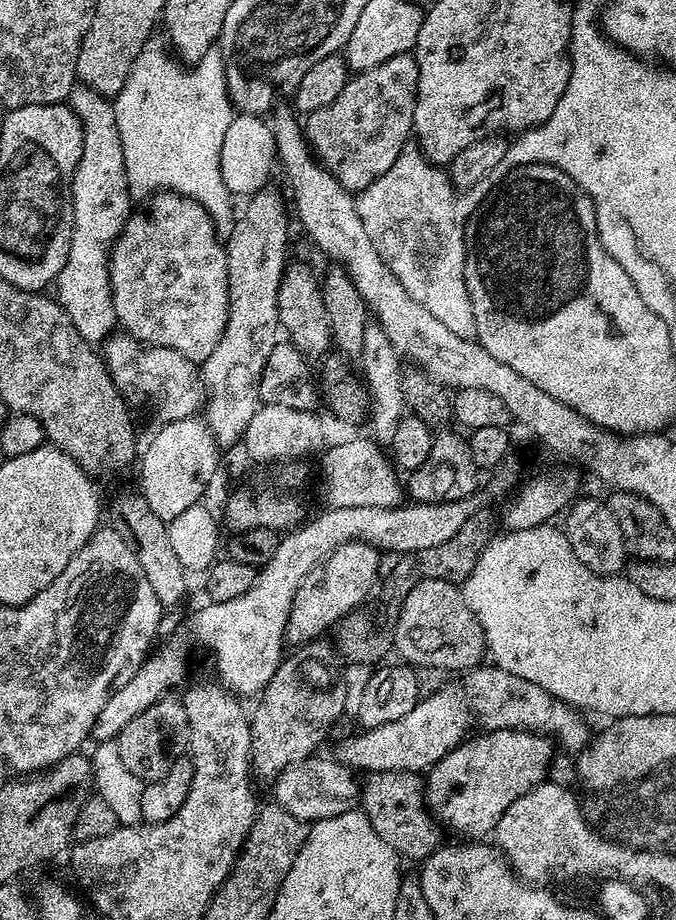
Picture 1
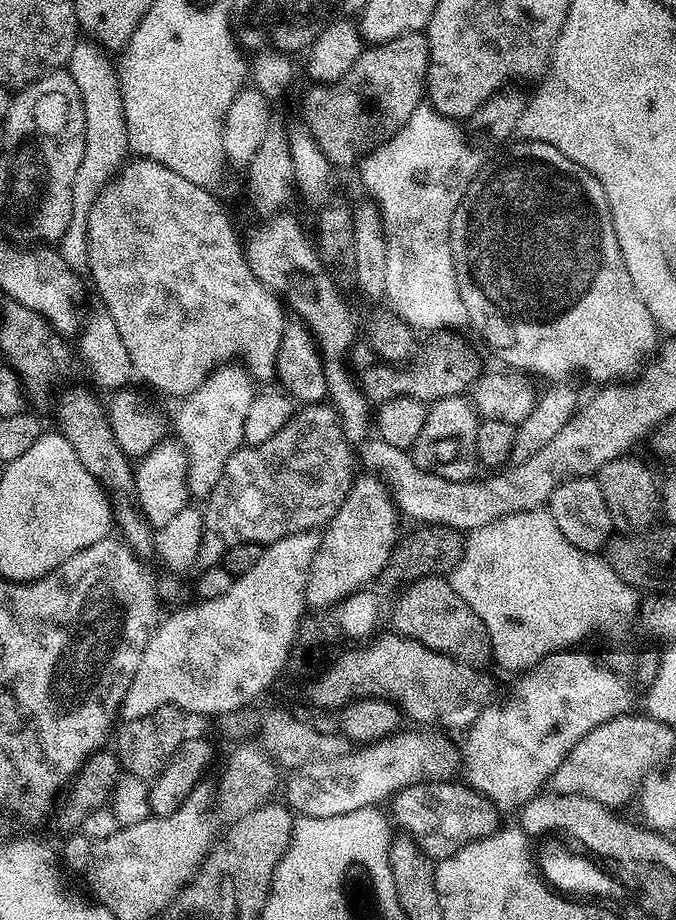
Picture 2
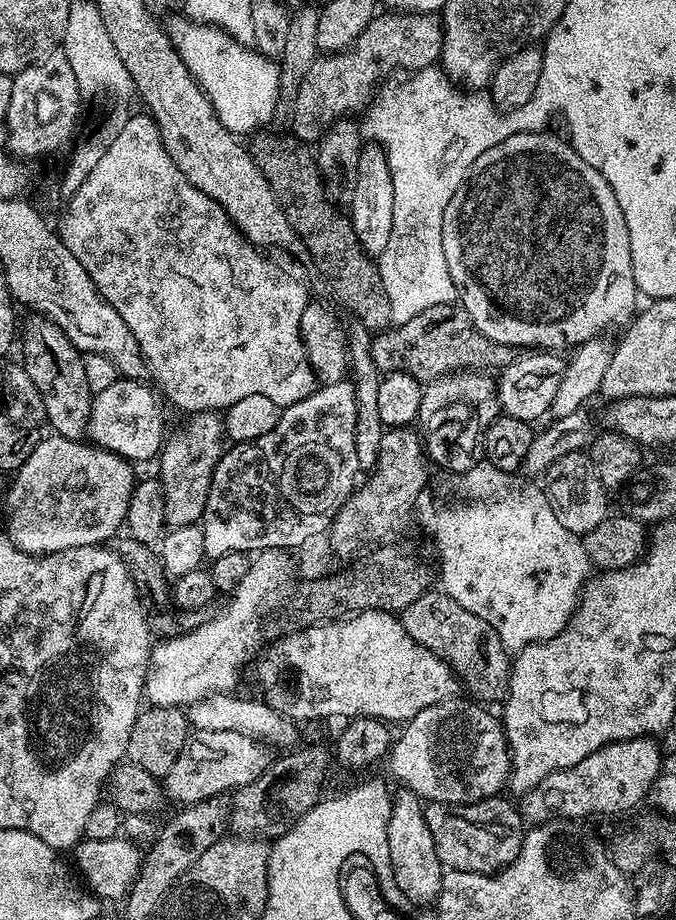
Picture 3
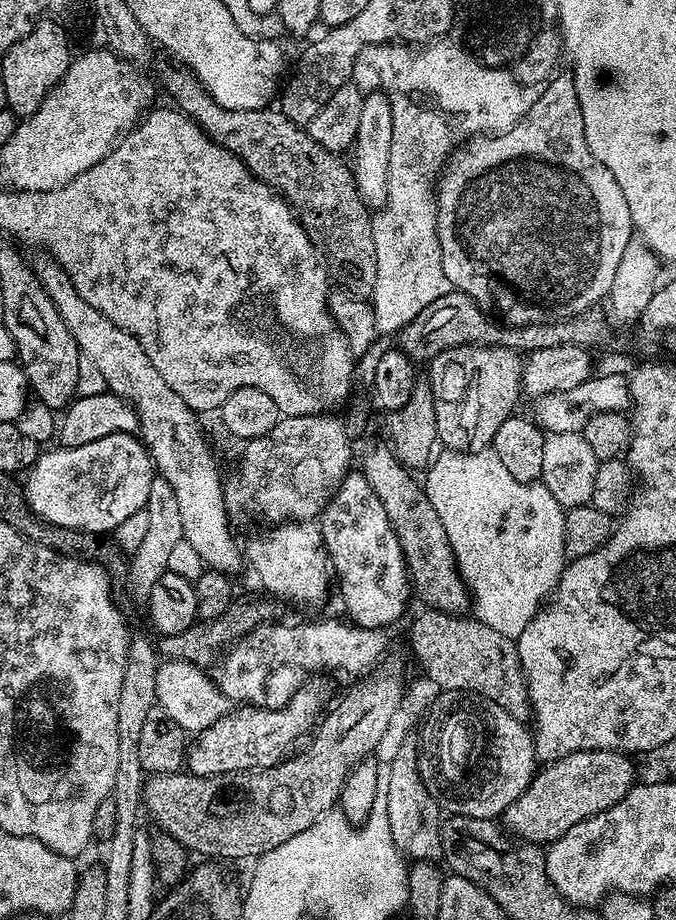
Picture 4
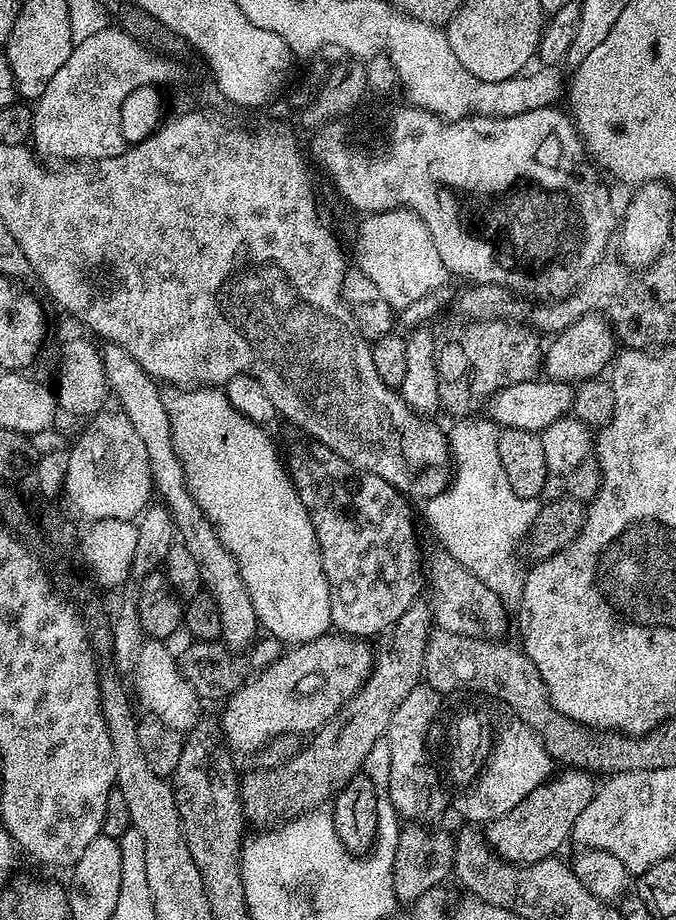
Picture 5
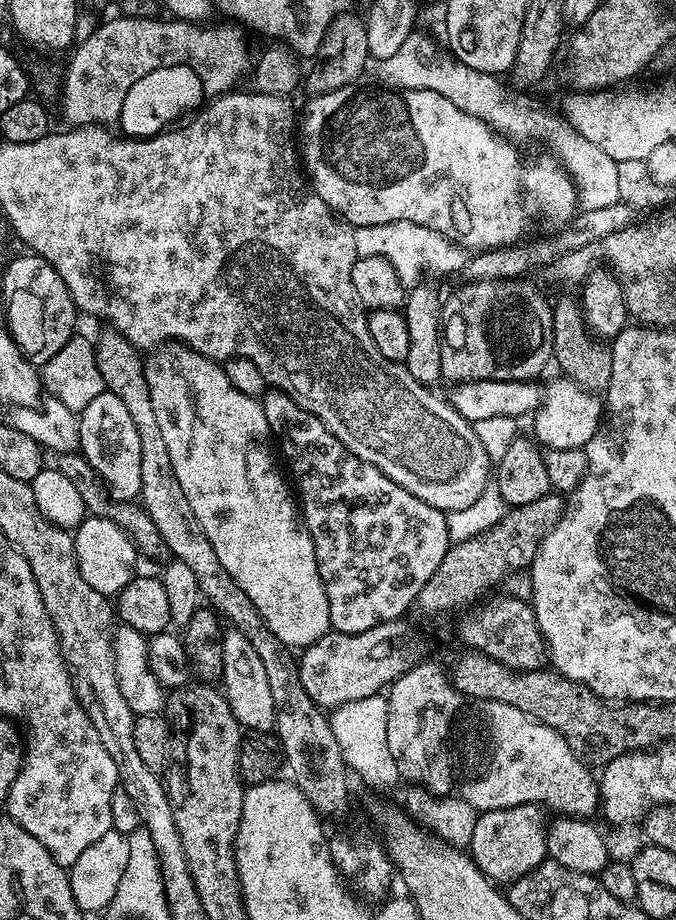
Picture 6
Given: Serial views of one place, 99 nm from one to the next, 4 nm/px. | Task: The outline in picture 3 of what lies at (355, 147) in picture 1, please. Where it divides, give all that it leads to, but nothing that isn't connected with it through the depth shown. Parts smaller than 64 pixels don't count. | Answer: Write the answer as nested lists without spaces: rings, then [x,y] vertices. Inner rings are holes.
[[[395,10],[377,14],[349,51],[316,57],[298,88],[290,132],[300,142],[319,141],[332,124],[351,117],[354,114],[351,112],[363,113],[373,103],[378,88],[376,83],[383,78],[384,72],[392,72],[395,68],[415,70],[433,67],[439,61],[443,41],[444,26],[439,15]]]

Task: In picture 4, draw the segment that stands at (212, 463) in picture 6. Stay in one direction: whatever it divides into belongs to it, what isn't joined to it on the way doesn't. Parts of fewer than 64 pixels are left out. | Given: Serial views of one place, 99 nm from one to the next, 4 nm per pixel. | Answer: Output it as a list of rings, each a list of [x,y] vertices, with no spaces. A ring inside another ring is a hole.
[[[311,520],[277,523],[268,528],[257,540],[246,544],[246,560],[256,571],[265,593],[281,601],[293,600],[296,604],[316,604],[328,592],[330,561],[324,548],[319,523]]]

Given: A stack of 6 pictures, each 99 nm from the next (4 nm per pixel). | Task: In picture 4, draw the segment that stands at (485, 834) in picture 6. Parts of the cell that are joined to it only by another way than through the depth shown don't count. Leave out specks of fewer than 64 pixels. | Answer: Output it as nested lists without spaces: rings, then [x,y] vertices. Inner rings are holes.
[[[610,750],[575,752],[566,758],[545,763],[533,776],[530,786],[504,811],[502,824],[513,837],[530,844],[547,846],[562,838],[570,826],[614,806],[637,783],[633,757]]]

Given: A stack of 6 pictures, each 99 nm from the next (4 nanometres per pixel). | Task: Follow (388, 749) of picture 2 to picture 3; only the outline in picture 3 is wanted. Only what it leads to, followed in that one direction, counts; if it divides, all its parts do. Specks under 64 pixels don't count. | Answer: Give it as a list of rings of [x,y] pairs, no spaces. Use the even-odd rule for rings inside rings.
[[[449,698],[434,706],[426,706],[414,718],[403,725],[404,728],[392,741],[386,757],[388,772],[407,791],[419,796],[425,802],[443,804],[476,804],[505,791],[508,776],[512,773],[512,754],[508,750],[508,739],[504,737],[504,726],[487,712],[487,707],[471,699]]]

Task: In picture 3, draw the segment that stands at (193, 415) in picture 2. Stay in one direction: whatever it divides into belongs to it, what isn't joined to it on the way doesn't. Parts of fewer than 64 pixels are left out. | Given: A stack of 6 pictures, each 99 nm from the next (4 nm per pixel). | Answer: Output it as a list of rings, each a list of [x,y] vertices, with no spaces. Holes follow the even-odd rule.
[[[219,411],[197,412],[187,417],[188,425],[181,432],[167,437],[158,455],[160,477],[158,483],[164,491],[164,522],[168,528],[200,524],[211,476],[226,449],[224,422]]]

